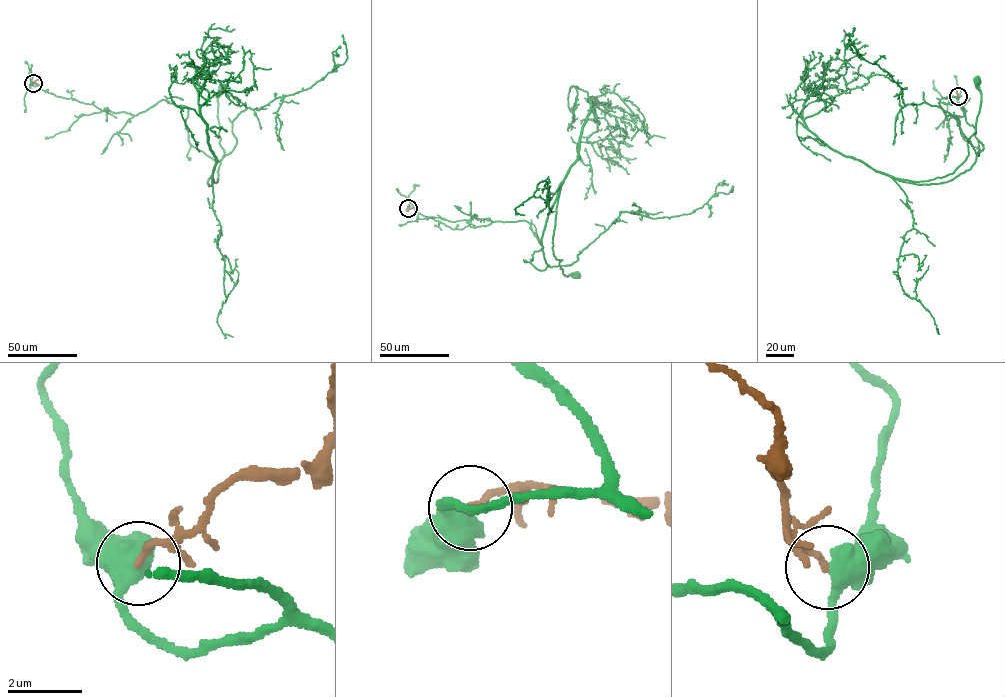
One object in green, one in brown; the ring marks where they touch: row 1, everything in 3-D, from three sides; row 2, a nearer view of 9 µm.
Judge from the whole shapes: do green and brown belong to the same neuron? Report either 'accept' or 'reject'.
reject

